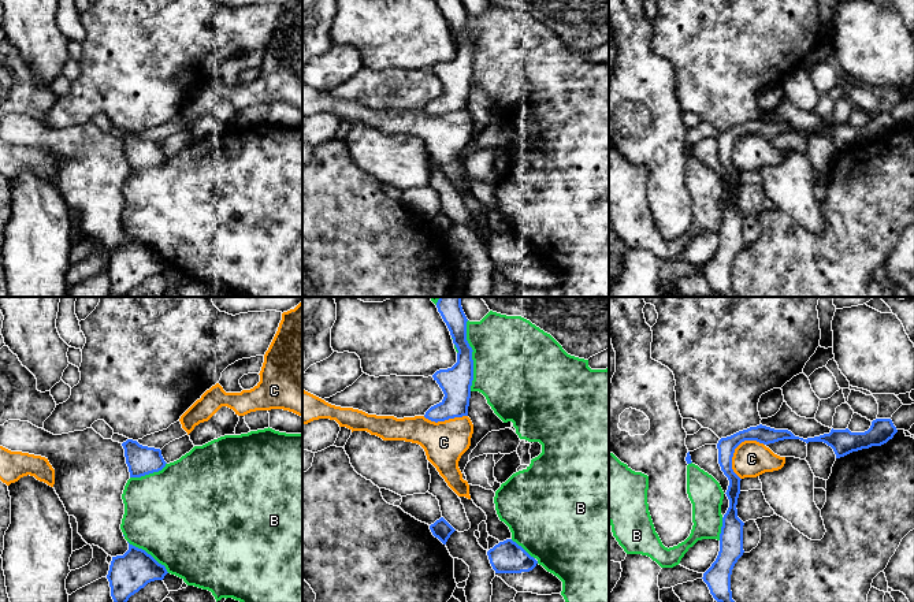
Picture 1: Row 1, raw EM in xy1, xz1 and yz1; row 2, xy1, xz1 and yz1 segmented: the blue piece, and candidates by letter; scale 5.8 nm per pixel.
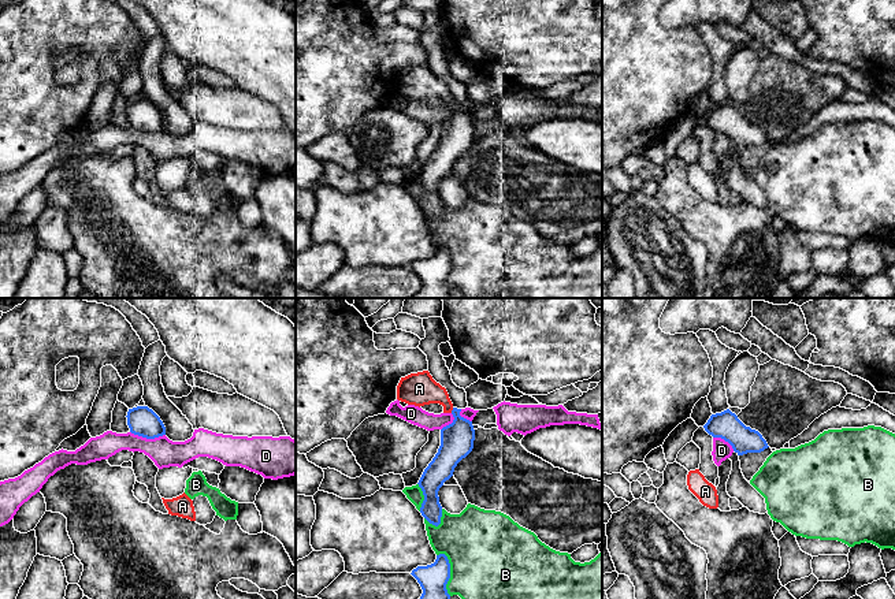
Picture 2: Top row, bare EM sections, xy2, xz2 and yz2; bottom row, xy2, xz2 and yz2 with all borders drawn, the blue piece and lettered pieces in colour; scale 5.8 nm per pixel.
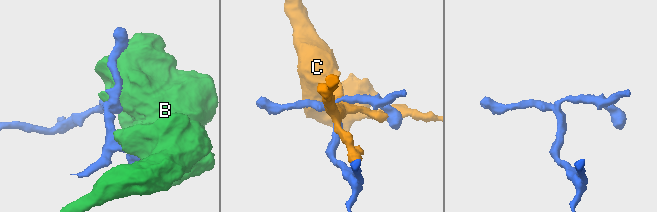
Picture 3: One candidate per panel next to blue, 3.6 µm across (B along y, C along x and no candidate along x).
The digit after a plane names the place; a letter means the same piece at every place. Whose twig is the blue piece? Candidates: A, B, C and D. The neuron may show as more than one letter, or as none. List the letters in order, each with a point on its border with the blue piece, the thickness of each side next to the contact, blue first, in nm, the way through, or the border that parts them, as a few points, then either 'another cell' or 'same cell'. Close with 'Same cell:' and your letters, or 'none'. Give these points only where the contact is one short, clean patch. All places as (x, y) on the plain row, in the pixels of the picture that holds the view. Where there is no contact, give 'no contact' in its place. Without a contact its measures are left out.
A: contact xz2 (452, 104); calibres 190 and 190 nm; way xz2 (457, 131), (457, 110), (452, 104), (437, 88), (419, 82); same cell
B: contact xz1 (471, 49); calibres 180 and 480 nm; another cell
C: contact yz1 (734, 144); calibres 110 and 220 nm; border yz1 (762, 136), (743, 134), (735, 142), (732, 164), (740, 173); another cell
D: contact xy2 (148, 131); calibres 170 and 170 nm; border xy2 (130, 125), (147, 131), (164, 129); another cell
Same cell: A

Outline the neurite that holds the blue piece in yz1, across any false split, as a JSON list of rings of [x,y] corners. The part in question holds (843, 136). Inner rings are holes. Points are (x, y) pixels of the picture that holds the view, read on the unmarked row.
[[[876,112],[865,126],[851,126],[846,123],[831,123],[814,131],[799,131],[788,123],[774,123],[766,119],[750,120],[731,130],[721,131],[717,137],[718,157],[729,174],[727,190],[729,201],[722,211],[720,227],[720,245],[711,260],[703,267],[703,275],[707,278],[710,287],[720,297],[736,297],[732,293],[731,268],[735,257],[743,249],[743,219],[737,211],[737,192],[740,187],[740,171],[732,163],[732,150],[735,142],[744,134],[757,134],[763,138],[774,137],[784,133],[800,133],[809,135],[824,135],[831,140],[836,152],[844,150],[852,145],[881,140],[898,126],[891,112]]]

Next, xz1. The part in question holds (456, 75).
[[[436,0],[456,38],[457,56],[447,63],[436,64],[432,71],[442,82],[443,93],[431,100],[424,111],[431,115],[445,115],[468,109],[471,79],[473,74],[472,41],[467,34],[467,10],[462,0]]]

